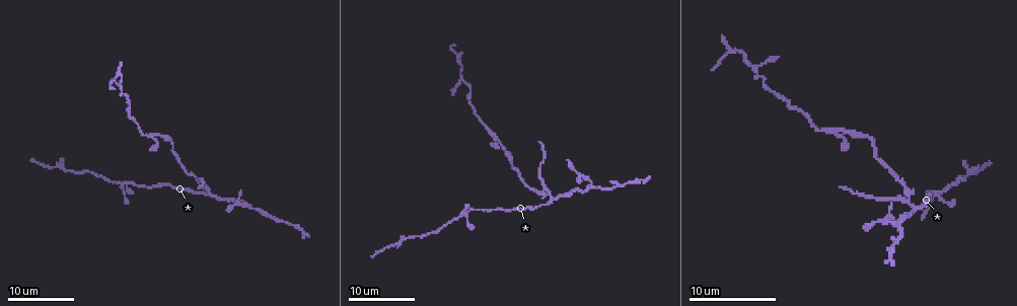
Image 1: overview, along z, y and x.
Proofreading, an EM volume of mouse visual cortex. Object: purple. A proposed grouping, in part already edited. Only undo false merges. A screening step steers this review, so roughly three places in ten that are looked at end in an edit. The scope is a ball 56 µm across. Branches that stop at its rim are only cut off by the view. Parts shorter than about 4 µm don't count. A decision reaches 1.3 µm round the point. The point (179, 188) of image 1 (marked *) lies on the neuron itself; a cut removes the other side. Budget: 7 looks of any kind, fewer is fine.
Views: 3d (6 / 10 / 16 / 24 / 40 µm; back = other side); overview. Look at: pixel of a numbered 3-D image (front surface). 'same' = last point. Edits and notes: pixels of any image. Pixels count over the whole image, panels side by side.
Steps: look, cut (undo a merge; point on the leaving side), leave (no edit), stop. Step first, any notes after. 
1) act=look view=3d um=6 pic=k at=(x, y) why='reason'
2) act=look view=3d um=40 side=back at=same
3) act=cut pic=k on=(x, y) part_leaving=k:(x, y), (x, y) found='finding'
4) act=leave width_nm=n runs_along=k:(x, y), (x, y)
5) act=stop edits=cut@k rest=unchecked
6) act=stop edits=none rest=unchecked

act=look view=3d um=24 pic=1 at=(869, 137)

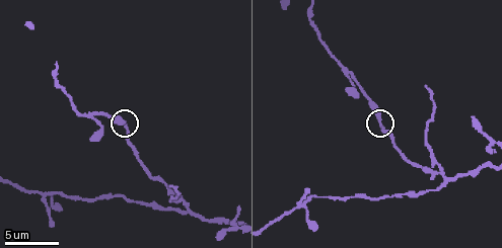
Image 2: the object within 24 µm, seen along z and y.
act=look view=3d um=6 pic=2 at=(381, 120)

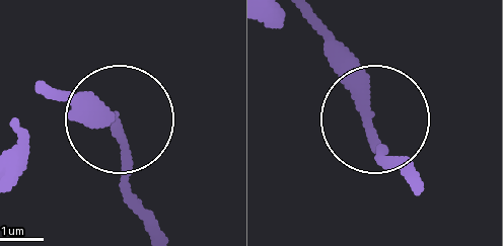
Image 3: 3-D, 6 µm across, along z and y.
act=leave width_nm=250 runs_along=3:(141, 220), (116, 121), (54, 100) found='continuous, no second neuron'

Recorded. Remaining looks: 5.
act=look view=3d um=16 pic=1 at=(250, 207) why='branch point'

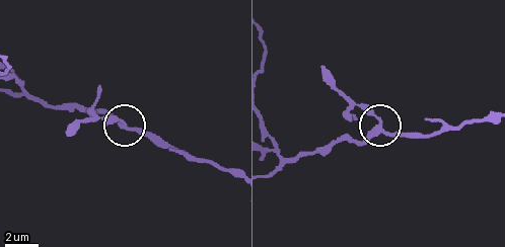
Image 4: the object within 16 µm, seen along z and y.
act=look view=3d um=10 pic=4 at=(379, 129) why='zoom in'

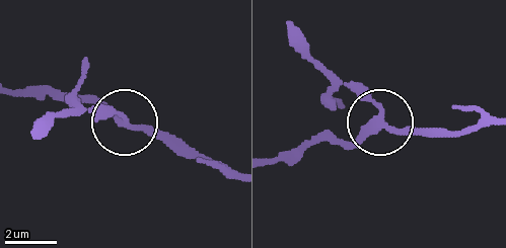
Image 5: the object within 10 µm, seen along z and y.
act=leave runs_along=5:(271, 164), (380, 125), (326, 68) found='one neuron here'

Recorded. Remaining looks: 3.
act=look view=3d um=16 pic=2 at=(188, 209) why='arms run side by side'

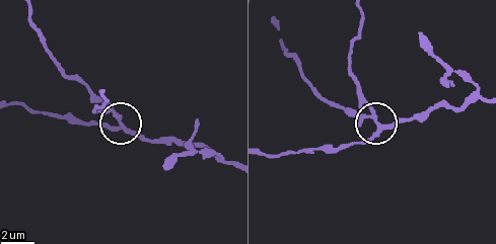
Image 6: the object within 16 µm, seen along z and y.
act=cut pic=6 on=(104, 112) part_leaving=6:(371, 111), (351, 68), (351, 44), (359, 27), (359, 15) found='two neurons meet here'

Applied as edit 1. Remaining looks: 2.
act=stop edits=cut@6 rest=unchecked

